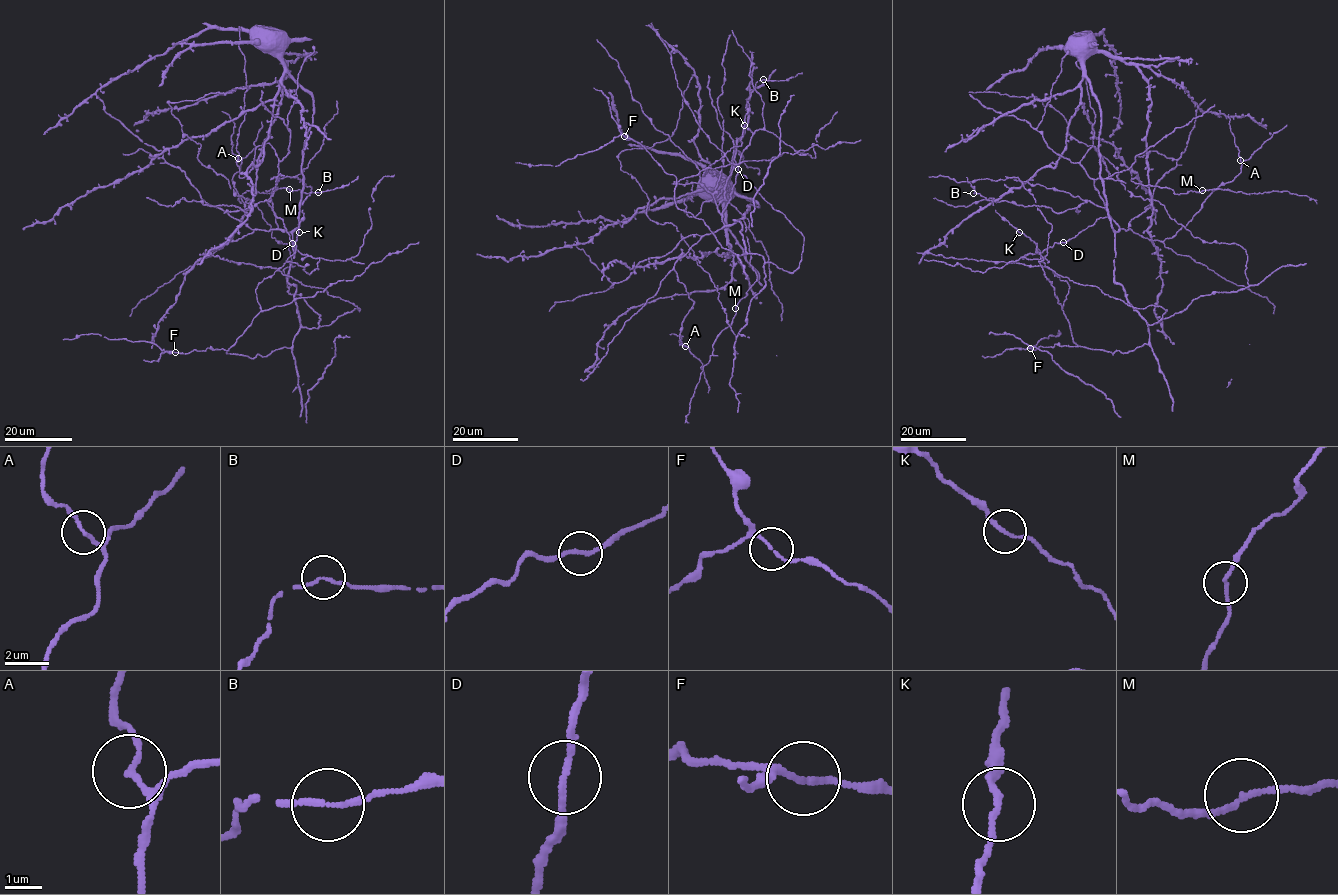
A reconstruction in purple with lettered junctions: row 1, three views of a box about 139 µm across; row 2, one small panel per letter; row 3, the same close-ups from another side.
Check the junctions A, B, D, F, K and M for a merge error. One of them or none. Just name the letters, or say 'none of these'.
none of these

